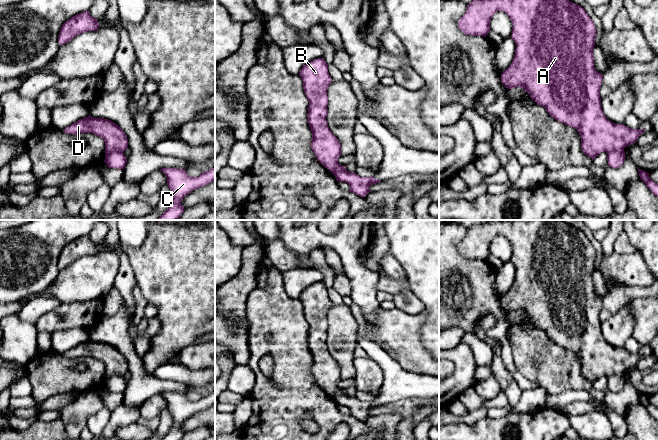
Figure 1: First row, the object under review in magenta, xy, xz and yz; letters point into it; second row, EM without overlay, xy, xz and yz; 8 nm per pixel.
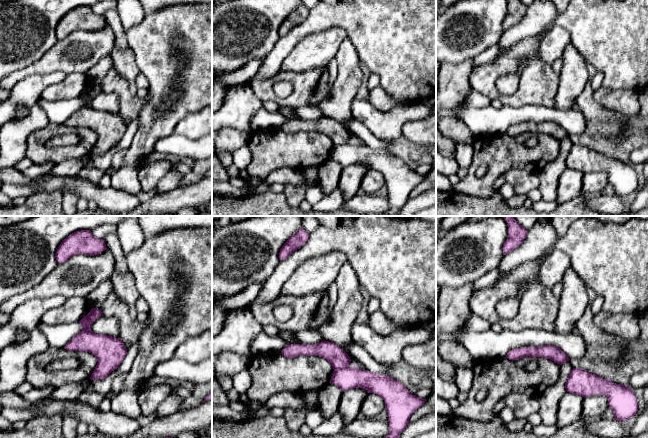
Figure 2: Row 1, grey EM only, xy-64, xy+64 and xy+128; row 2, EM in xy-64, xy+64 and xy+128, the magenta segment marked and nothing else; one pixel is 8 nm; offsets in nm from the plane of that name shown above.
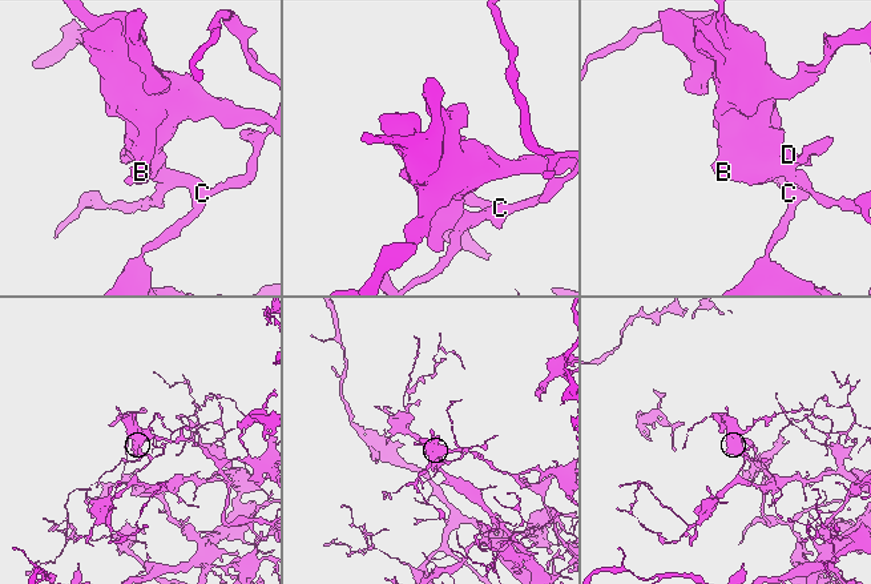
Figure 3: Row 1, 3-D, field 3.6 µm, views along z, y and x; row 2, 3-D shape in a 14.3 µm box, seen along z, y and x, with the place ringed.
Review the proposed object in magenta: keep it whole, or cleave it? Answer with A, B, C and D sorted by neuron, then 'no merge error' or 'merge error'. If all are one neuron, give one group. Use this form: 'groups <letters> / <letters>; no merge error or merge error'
groups A B D / C; merge error

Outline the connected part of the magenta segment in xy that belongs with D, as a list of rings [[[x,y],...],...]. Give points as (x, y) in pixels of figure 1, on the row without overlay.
[[[89,339],[66,351],[63,355],[73,359],[92,357],[101,361],[105,366],[105,380],[112,376],[124,376],[128,372],[125,356],[108,343],[93,342]]]

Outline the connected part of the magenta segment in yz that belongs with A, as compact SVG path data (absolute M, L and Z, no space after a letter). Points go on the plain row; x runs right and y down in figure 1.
M560 220L487 221L468 228L466 236L458 244L458 252L466 259L486 261L490 256L491 242L498 235L505 236L512 245L511 262L516 267L513 285L501 298L501 306L506 312L523 312L551 341L576 353L581 361L583 377L593 384L601 376L609 378L624 374L637 365L645 353L630 353L624 348L614 348L602 335L600 313L603 299L596 295L593 281L596 251L581 230Z

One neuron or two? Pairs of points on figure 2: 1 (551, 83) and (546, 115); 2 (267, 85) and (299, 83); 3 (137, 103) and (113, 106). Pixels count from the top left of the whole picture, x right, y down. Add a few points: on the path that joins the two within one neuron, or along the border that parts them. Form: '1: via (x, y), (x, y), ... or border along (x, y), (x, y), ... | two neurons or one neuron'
1: border along (523, 106), (541, 105), (553, 108) | two neurons
2: via (275, 78), (291, 76) | one neuron
3: border along (103, 91), (118, 96), (121, 115) | two neurons

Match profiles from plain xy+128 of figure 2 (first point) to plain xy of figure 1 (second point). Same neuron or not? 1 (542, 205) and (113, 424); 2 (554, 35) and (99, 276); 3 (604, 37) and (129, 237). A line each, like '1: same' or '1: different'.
1: same
2: same
3: different

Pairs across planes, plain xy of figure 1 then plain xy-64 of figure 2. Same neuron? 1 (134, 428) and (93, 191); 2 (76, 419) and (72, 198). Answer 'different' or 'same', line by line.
1: same
2: same

